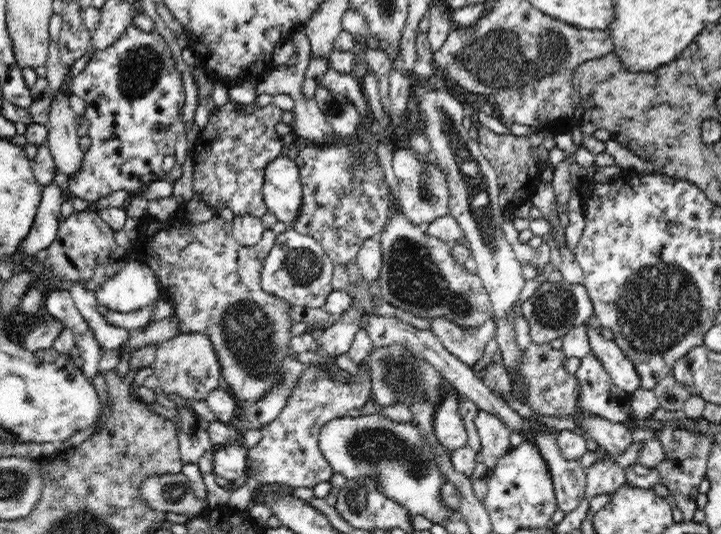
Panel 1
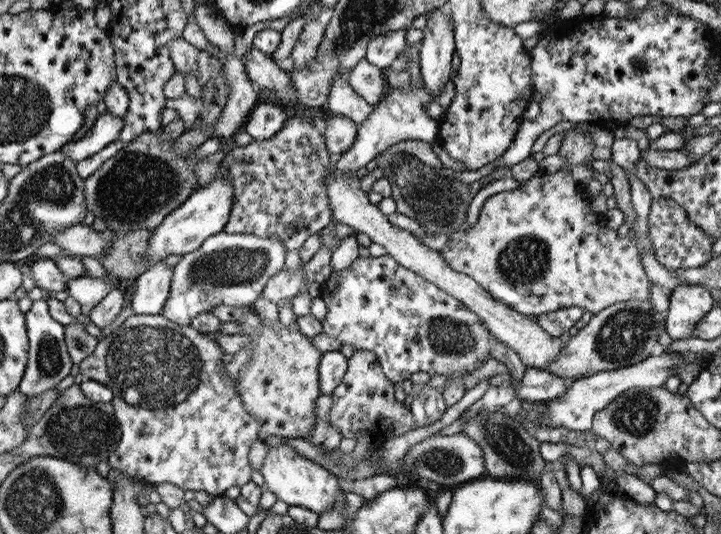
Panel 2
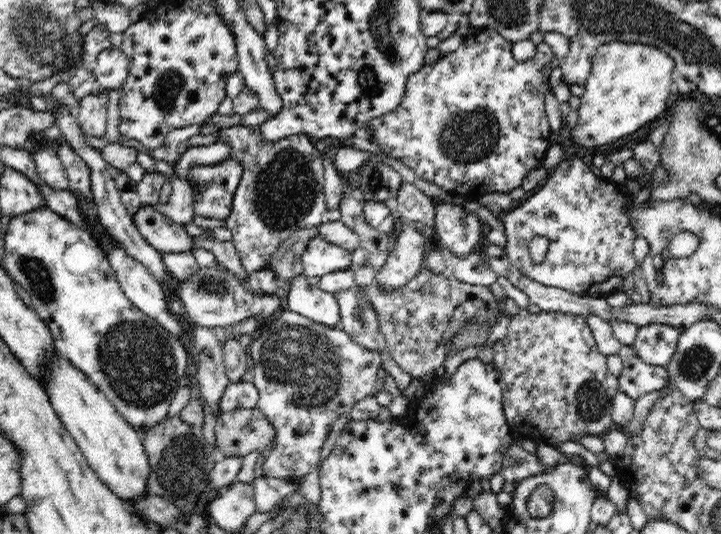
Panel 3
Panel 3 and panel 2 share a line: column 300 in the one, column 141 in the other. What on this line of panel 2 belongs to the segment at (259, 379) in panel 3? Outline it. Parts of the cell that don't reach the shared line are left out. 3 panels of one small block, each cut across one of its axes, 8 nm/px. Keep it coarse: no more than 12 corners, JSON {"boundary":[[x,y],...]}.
{"boundary":[[133,316],[79,362],[111,468],[211,496],[259,422],[215,338]]}

